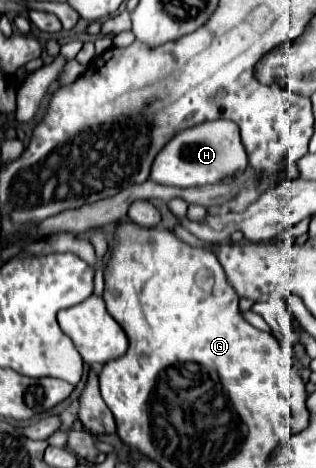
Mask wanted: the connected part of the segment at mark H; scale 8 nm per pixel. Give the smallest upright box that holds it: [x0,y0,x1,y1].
[149,120,247,188]

